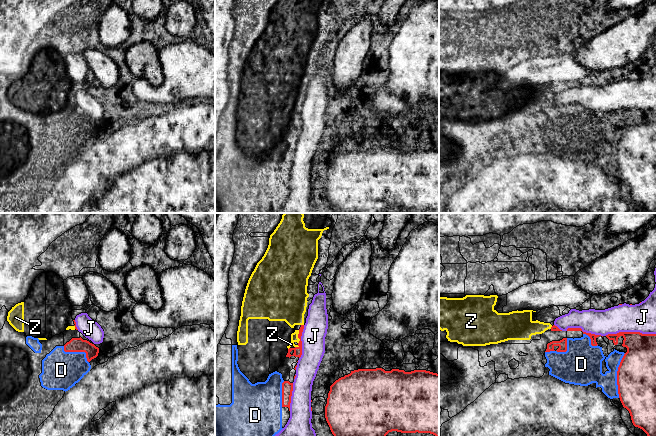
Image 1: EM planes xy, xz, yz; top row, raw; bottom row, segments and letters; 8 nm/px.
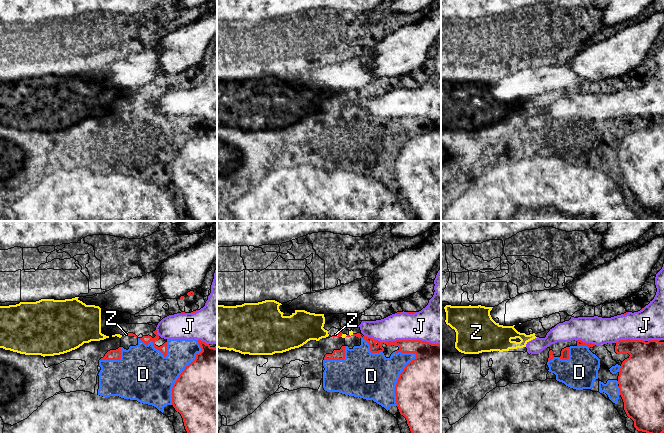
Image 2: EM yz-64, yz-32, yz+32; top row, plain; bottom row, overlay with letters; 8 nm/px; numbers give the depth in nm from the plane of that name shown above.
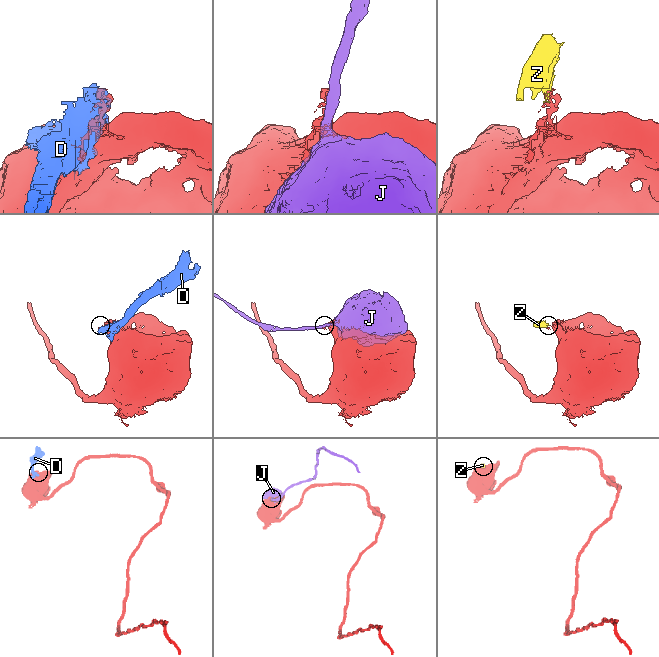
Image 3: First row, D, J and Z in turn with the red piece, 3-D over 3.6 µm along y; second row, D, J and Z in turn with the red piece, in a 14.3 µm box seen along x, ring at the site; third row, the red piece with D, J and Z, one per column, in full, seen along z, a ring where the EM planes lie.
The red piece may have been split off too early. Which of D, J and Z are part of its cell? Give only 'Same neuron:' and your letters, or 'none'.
Same neuron: none

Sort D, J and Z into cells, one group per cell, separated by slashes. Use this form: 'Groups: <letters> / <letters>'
Groups: D / J / Z

